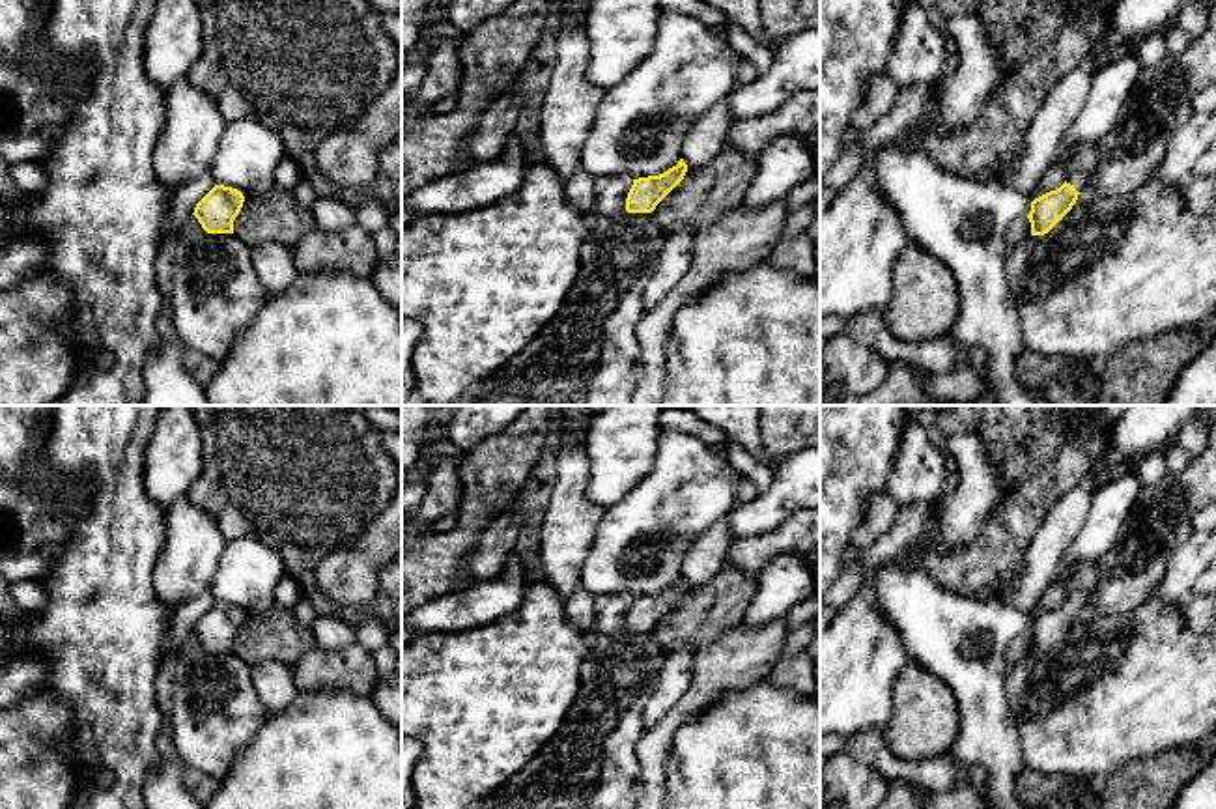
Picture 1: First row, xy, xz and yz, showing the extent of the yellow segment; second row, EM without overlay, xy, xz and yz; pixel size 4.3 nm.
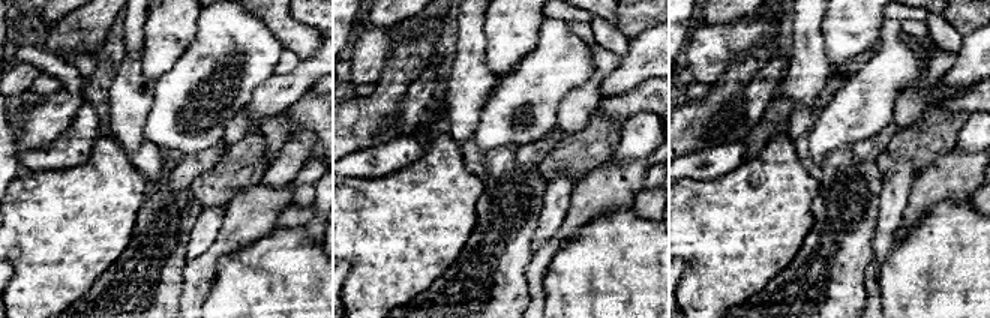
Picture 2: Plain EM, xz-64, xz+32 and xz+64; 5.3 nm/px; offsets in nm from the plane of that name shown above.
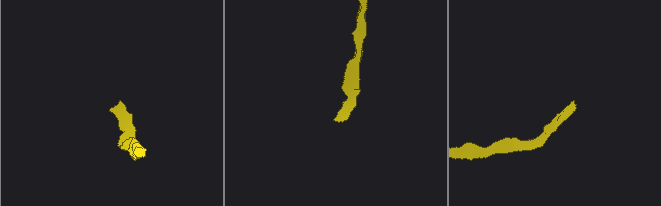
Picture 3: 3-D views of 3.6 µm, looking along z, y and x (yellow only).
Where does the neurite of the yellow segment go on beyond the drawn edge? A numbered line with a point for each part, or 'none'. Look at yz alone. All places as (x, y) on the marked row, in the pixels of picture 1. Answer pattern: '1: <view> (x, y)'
1: yz (1080, 167)

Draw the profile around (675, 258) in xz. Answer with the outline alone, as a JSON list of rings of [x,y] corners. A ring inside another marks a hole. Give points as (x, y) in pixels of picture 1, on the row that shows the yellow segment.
[[[680,226],[663,237],[656,269],[644,288],[643,305],[646,310],[656,308],[682,280],[691,265],[695,230]]]

